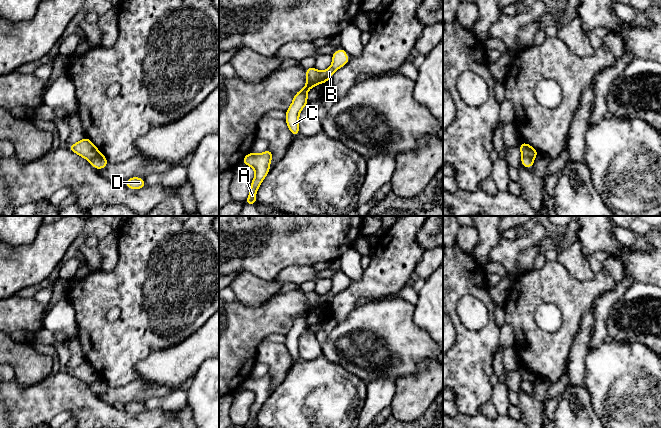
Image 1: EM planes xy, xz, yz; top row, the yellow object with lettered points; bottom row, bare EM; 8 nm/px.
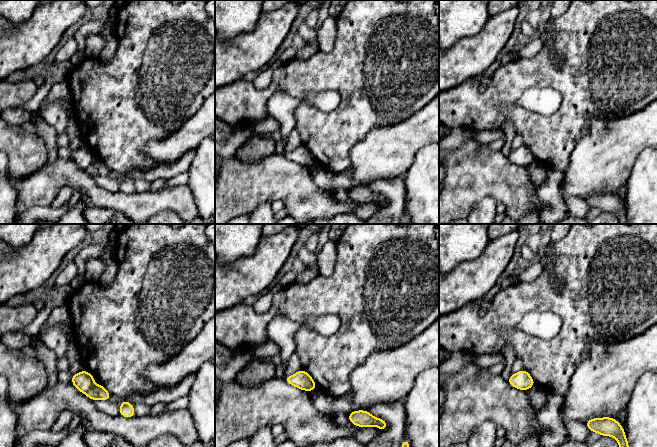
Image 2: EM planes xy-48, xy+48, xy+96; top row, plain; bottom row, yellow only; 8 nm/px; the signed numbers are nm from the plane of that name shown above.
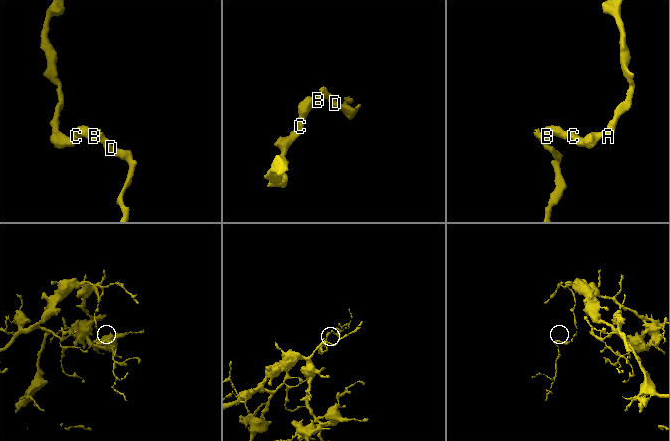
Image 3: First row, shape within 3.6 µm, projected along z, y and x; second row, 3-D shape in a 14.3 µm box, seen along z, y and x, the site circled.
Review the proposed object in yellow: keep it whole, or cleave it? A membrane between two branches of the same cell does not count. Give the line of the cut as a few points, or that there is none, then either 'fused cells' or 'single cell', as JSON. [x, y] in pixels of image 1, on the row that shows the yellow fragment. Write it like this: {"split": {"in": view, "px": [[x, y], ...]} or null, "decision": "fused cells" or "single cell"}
{"split": {"in": "xz", "px": [[318, 71], [318, 77], [321, 82]]}, "decision": "fused cells"}

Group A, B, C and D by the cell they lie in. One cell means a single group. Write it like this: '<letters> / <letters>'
A C / B D

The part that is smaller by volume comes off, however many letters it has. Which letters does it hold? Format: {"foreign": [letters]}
{"foreign": ["B", "D"]}

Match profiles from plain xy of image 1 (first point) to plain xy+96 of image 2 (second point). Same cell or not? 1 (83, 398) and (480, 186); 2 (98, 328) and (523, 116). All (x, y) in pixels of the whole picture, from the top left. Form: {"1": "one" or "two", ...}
{"1": "one", "2": "one"}

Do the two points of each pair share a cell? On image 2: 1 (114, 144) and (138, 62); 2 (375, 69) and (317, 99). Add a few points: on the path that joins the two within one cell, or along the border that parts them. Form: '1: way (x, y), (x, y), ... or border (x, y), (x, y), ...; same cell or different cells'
1: way (117, 124), (120, 108), (132, 96), (132, 82); same cell
2: border (310, 93), (335, 90), (339, 95), (340, 101); different cells

